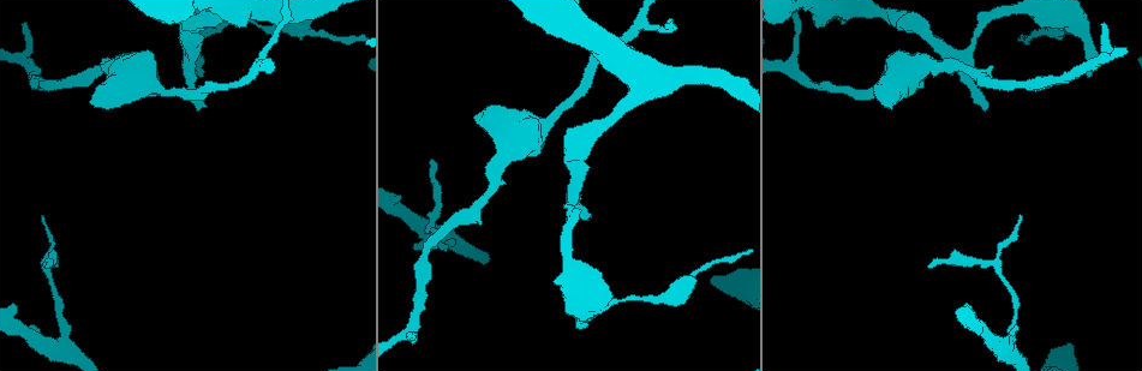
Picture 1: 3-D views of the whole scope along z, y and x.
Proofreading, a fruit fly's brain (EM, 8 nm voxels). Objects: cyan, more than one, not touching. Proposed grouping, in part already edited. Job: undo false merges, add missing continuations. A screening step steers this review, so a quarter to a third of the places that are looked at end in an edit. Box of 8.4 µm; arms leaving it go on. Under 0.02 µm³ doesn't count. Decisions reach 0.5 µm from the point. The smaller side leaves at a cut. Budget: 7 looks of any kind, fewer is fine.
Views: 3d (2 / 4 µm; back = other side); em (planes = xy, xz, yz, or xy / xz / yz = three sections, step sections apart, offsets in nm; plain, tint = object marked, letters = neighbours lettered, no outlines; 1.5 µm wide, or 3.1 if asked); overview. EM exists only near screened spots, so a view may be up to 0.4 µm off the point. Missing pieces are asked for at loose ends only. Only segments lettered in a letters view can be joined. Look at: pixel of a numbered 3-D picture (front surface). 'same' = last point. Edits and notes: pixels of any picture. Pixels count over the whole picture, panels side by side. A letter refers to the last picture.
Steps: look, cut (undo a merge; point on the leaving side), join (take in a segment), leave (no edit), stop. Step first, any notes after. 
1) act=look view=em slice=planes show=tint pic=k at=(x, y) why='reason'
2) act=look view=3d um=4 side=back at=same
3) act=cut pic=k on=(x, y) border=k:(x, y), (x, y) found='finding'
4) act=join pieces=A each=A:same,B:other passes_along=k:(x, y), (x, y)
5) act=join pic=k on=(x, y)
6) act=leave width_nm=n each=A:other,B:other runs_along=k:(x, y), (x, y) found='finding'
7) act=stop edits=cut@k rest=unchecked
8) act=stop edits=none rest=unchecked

act=look view=em slice=yz step=4 show=tint pic=1 at=(1106, 26) why='branch stops here'

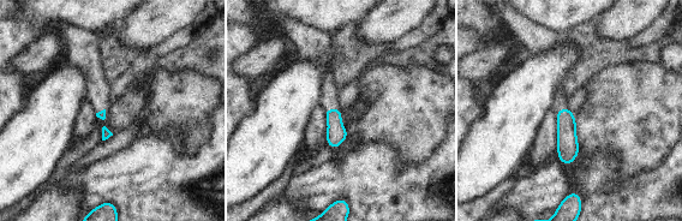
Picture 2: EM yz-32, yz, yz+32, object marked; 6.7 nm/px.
act=look view=em slice=planes show=letters at=same why='another direction'

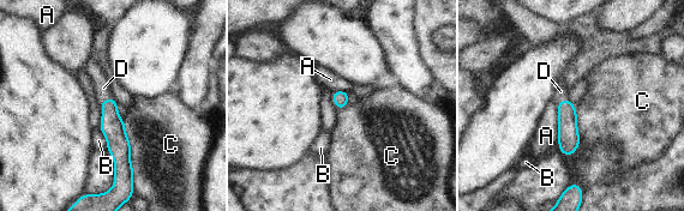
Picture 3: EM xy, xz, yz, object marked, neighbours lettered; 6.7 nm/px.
act=join pieces=D each=A:other,B:other,C:other,D:same passes_along=3:(568, 133), (563, 100), (560, 91) found='it goes on there'

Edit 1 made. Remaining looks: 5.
act=look view=overview why='see it whole again'

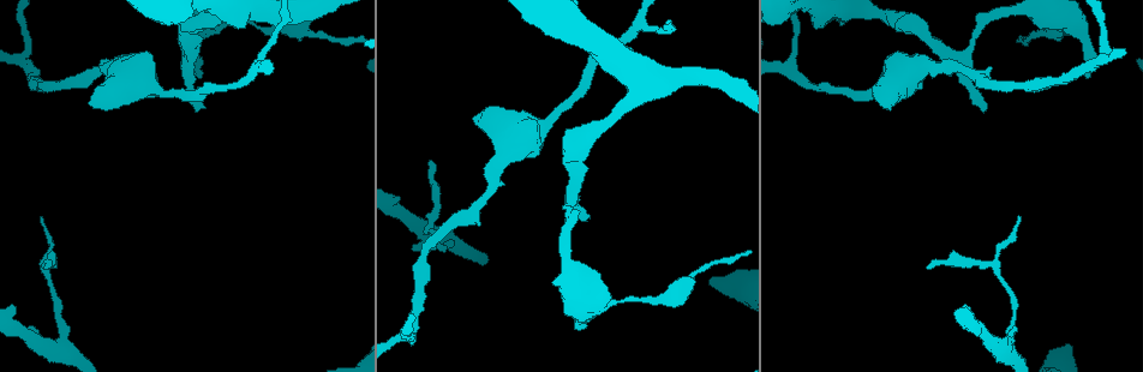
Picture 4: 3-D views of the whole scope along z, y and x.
act=look view=3d um=4 side=back pic=4 at=(983, 107) why='an open end'

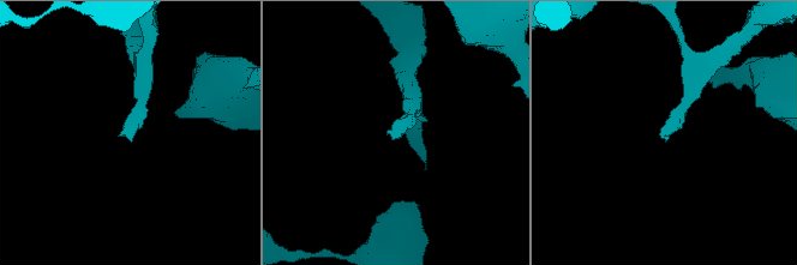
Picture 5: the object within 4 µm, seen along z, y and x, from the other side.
act=look view=em slice=planes show=tint pic=5 at=(664, 137)

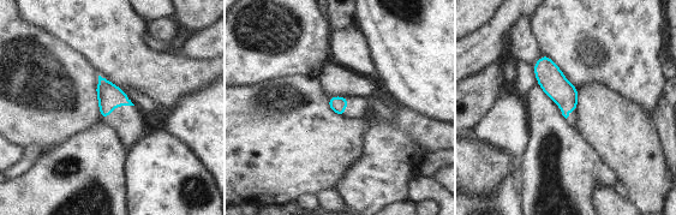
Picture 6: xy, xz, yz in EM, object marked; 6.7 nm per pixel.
act=look view=em slice=planes show=letters at=same why='see the neighbours'

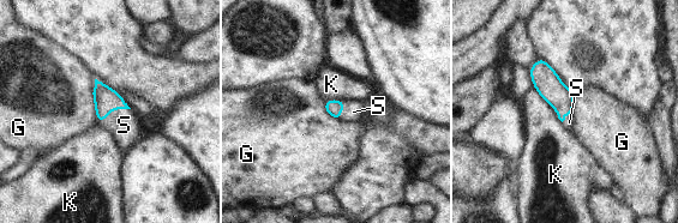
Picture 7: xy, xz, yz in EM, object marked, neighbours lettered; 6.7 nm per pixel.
act=join pieces=S each=G:other,K:other,S:same passes_along=7:(106, 100), (115, 108), (124, 125) found='the neuron continues'

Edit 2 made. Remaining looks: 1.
act=stop edits=join@3,join@7 rest=unchecked

